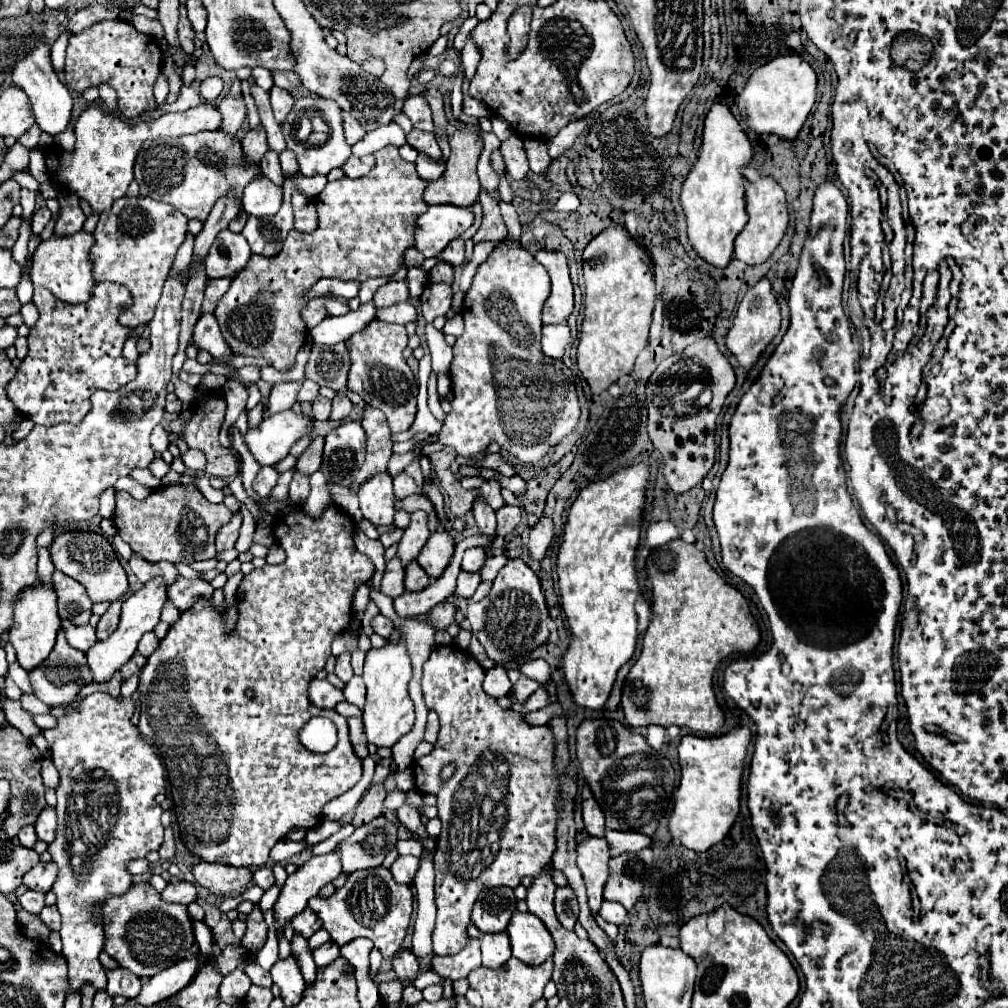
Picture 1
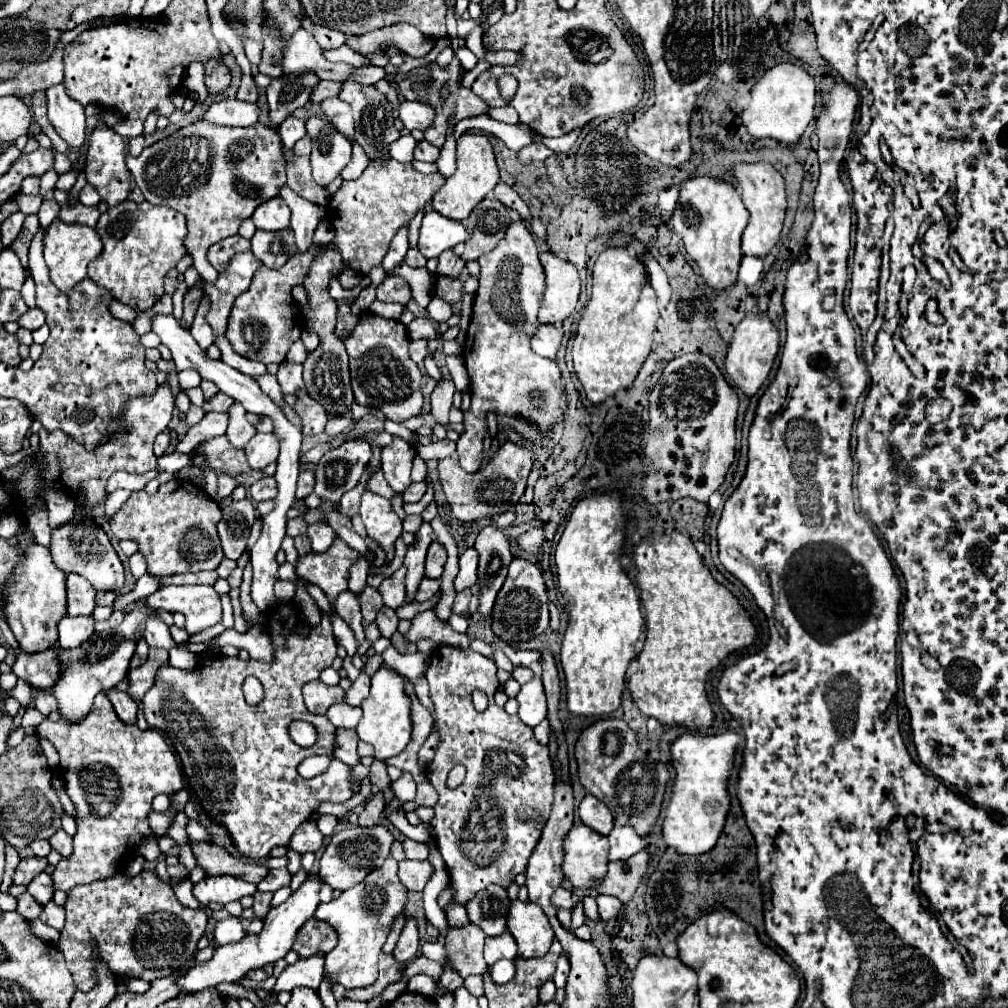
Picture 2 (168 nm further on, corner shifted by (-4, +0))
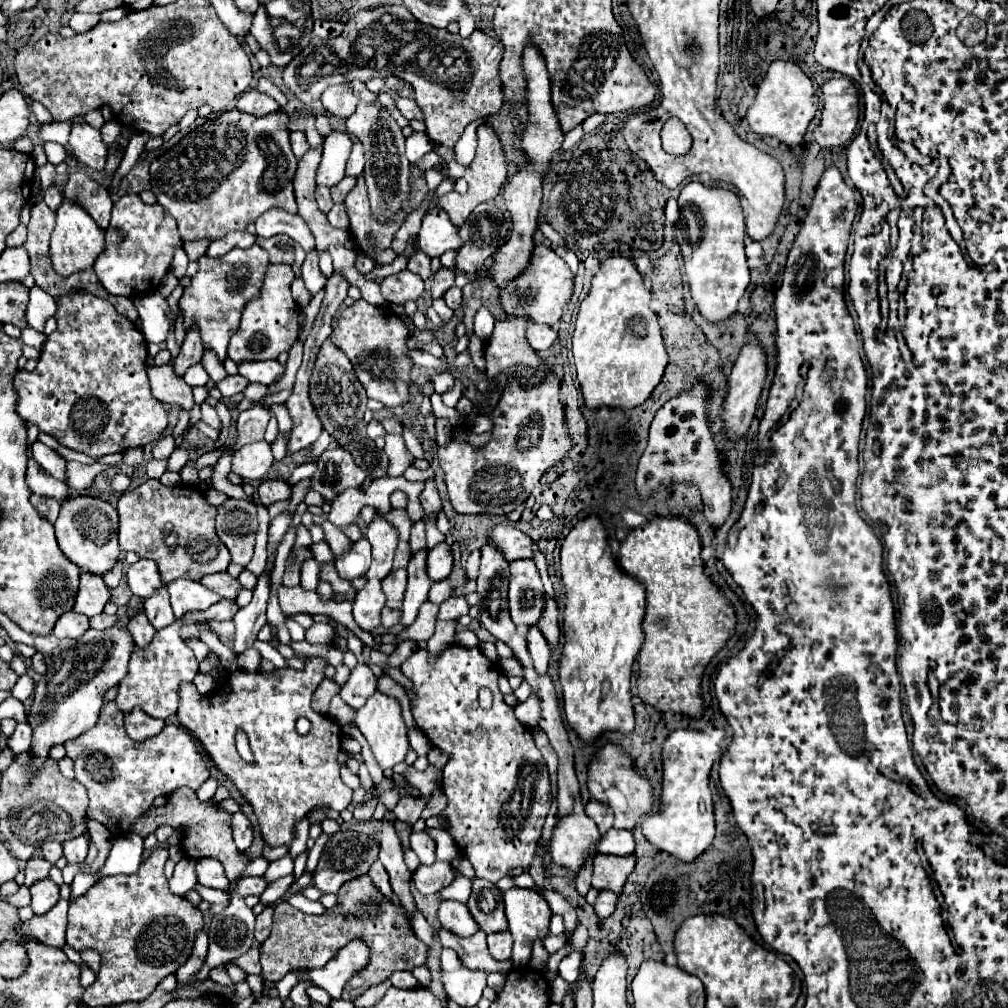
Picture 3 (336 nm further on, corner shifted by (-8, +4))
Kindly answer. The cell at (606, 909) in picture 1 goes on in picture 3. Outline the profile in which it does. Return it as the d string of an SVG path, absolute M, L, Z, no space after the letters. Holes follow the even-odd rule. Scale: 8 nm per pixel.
M601 890L595 904L593 904L593 908L595 908L595 914L599 918L607 918L607 916L613 914L615 904L617 904L617 894L611 894L609 890Z

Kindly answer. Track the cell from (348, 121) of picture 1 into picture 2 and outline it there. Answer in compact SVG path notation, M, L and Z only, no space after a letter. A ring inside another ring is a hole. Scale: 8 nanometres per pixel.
M327 98L321 102L321 108L327 116L327 120L349 140L353 140L353 116L351 106L347 102L341 102L339 98Z

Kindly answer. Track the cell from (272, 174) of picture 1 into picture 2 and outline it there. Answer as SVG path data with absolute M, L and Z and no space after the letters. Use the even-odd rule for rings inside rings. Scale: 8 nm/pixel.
M283 186L279 190L279 196L285 200L285 204L291 210L291 228L297 238L297 248L303 252L313 242L313 234L323 216L323 208L313 202L307 202L299 194L295 194L289 186Z

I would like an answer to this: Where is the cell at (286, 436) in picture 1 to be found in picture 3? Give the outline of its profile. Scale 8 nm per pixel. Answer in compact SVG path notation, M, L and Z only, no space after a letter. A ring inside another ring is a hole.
M261 440L235 450L231 458L231 472L247 480L261 480L269 472L271 464L273 464L271 444Z

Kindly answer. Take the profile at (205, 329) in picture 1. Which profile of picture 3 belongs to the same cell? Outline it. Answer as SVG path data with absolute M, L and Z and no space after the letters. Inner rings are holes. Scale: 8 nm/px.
M267 360L267 362L243 362L239 364L239 374L245 376L251 382L259 384L273 384L285 374L285 366L279 364L277 360Z

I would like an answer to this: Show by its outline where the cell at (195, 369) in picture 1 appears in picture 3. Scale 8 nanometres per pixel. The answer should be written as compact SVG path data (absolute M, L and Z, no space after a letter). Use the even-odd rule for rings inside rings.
M199 362L199 364L195 364L195 366L191 366L191 368L187 370L187 374L183 376L183 380L185 380L189 386L205 386L205 384L209 382L209 374L205 372L203 364Z

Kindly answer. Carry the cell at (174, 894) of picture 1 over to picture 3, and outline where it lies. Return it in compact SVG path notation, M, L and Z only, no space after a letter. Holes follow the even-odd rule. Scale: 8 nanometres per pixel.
M243 878L243 880L237 884L237 892L239 892L241 896L249 896L249 894L261 896L265 888L267 888L267 882L265 882L263 878Z

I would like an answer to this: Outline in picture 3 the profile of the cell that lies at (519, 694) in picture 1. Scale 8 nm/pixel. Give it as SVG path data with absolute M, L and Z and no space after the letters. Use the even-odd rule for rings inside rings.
M513 656L501 658L501 660L499 660L499 666L501 666L501 672L503 672L505 676L521 676L521 674L523 674L523 672L521 672L521 666L517 664L517 660L515 660Z

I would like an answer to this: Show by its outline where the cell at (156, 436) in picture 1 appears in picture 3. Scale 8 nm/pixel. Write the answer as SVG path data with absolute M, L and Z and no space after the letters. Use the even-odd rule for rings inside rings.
M165 436L165 438L159 438L153 446L153 458L159 458L159 460L165 460L171 456L171 452L175 450L175 438L173 436Z

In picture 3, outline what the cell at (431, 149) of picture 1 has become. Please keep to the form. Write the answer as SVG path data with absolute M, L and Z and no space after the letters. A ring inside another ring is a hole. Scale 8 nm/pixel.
M429 152L429 154L425 154L425 156L417 162L417 166L419 166L421 170L429 170L429 168L439 166L439 164L441 164L441 156L439 156L437 152Z

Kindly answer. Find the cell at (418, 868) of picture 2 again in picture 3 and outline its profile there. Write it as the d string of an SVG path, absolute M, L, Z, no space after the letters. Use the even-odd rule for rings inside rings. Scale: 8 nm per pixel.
M435 862L431 866L419 866L413 872L413 882L421 894L435 894L447 888L455 878L455 870L449 862Z

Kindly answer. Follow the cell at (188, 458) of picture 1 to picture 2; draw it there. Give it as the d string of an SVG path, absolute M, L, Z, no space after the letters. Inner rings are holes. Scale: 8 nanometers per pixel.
M171 452L171 454L163 454L161 458L159 458L159 468L157 468L157 472L177 472L177 470L181 470L181 468L185 468L187 464L189 464L189 460L191 460L191 456L189 454L181 454L181 452Z

